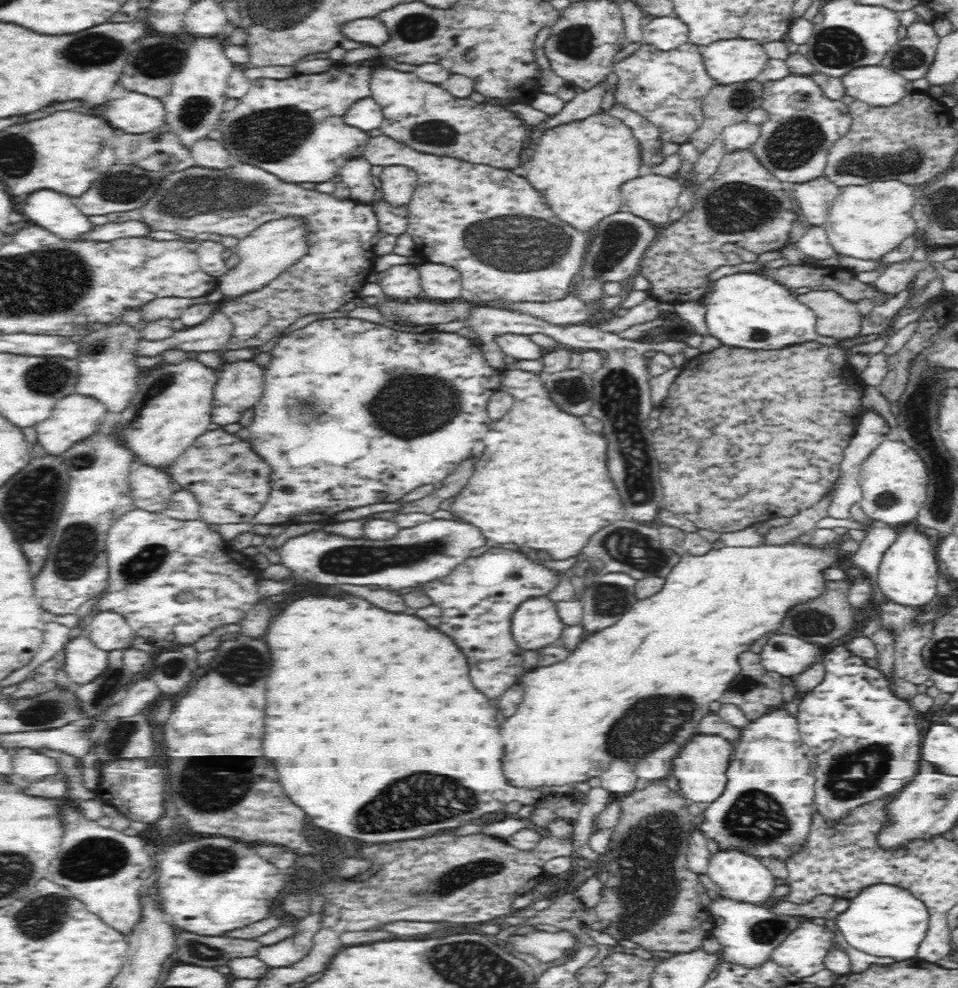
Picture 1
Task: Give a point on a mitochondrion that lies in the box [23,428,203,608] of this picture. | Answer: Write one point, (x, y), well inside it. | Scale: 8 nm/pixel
(76, 551)

